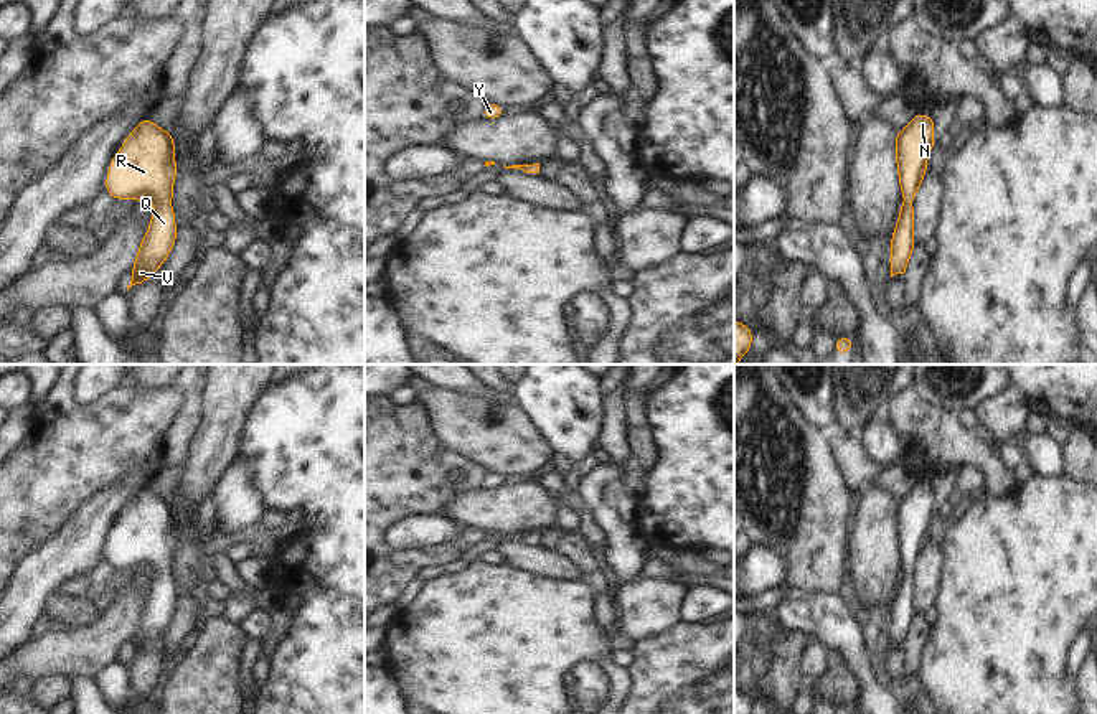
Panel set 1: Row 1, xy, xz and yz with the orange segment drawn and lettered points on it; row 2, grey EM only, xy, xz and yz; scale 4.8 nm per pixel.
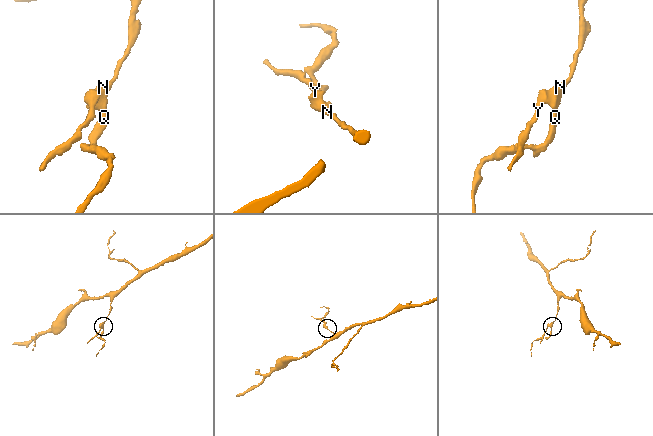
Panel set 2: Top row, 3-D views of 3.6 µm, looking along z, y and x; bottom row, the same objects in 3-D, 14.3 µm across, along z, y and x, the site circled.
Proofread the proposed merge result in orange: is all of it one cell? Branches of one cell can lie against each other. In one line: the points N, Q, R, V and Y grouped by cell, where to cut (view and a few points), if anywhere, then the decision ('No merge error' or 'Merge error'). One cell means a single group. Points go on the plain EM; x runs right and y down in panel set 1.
Groups: N Q R V Y. No split. No merge error.

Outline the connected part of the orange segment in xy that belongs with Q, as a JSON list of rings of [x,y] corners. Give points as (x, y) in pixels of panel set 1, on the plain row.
[[[147,486],[142,488],[112,528],[104,554],[114,569],[132,567],[155,574],[127,660],[148,650],[165,633],[177,610],[175,580],[170,574],[175,547],[173,506]]]

